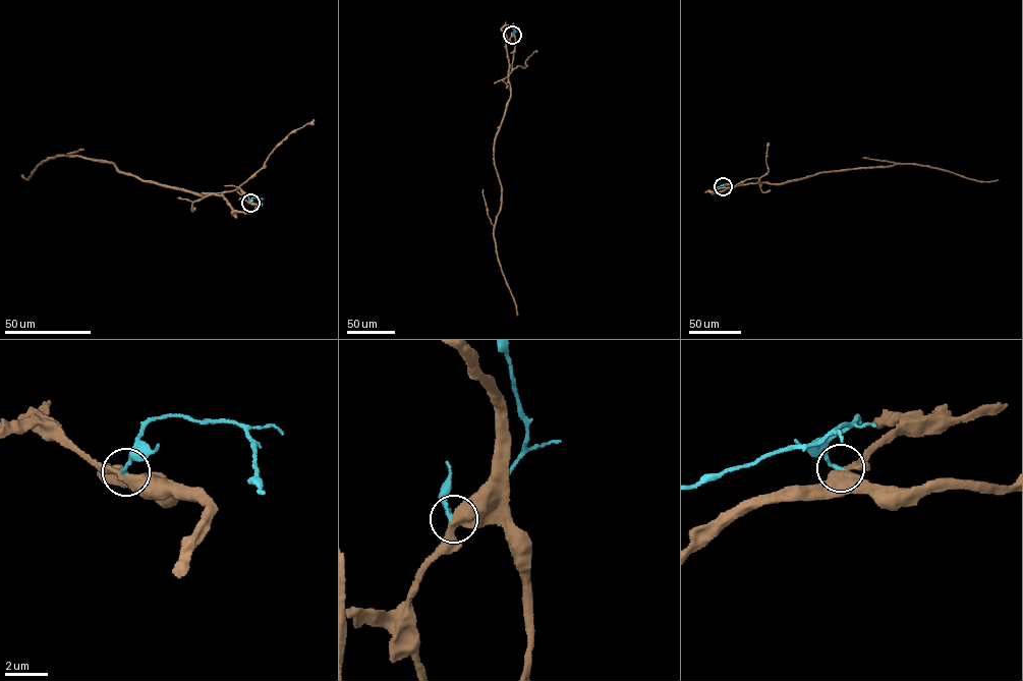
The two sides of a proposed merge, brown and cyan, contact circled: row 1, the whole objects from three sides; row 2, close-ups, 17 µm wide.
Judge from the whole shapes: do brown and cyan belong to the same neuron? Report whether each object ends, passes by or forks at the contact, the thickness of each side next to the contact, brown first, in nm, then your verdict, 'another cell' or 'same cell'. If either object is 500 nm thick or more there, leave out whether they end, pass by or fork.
500/190 nm | another cell

